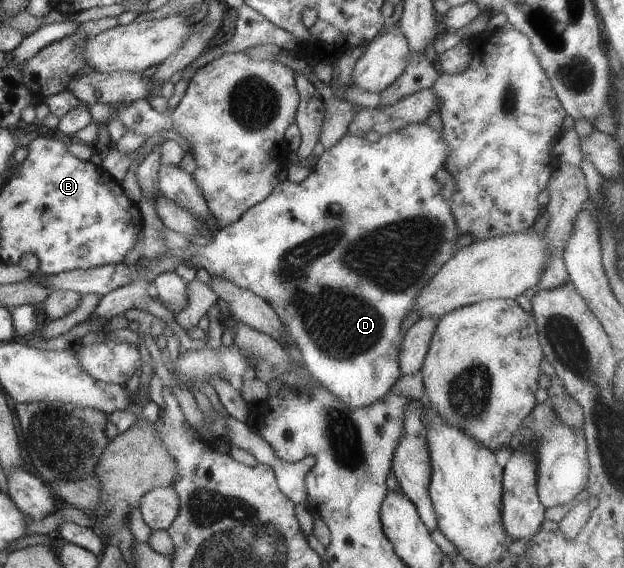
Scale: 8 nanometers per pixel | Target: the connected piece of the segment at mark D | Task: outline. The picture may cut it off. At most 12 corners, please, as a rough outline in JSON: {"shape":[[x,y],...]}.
{"shape":[[443,134],[344,135],[208,245],[38,274],[180,265],[264,299],[359,409],[458,250]]}

